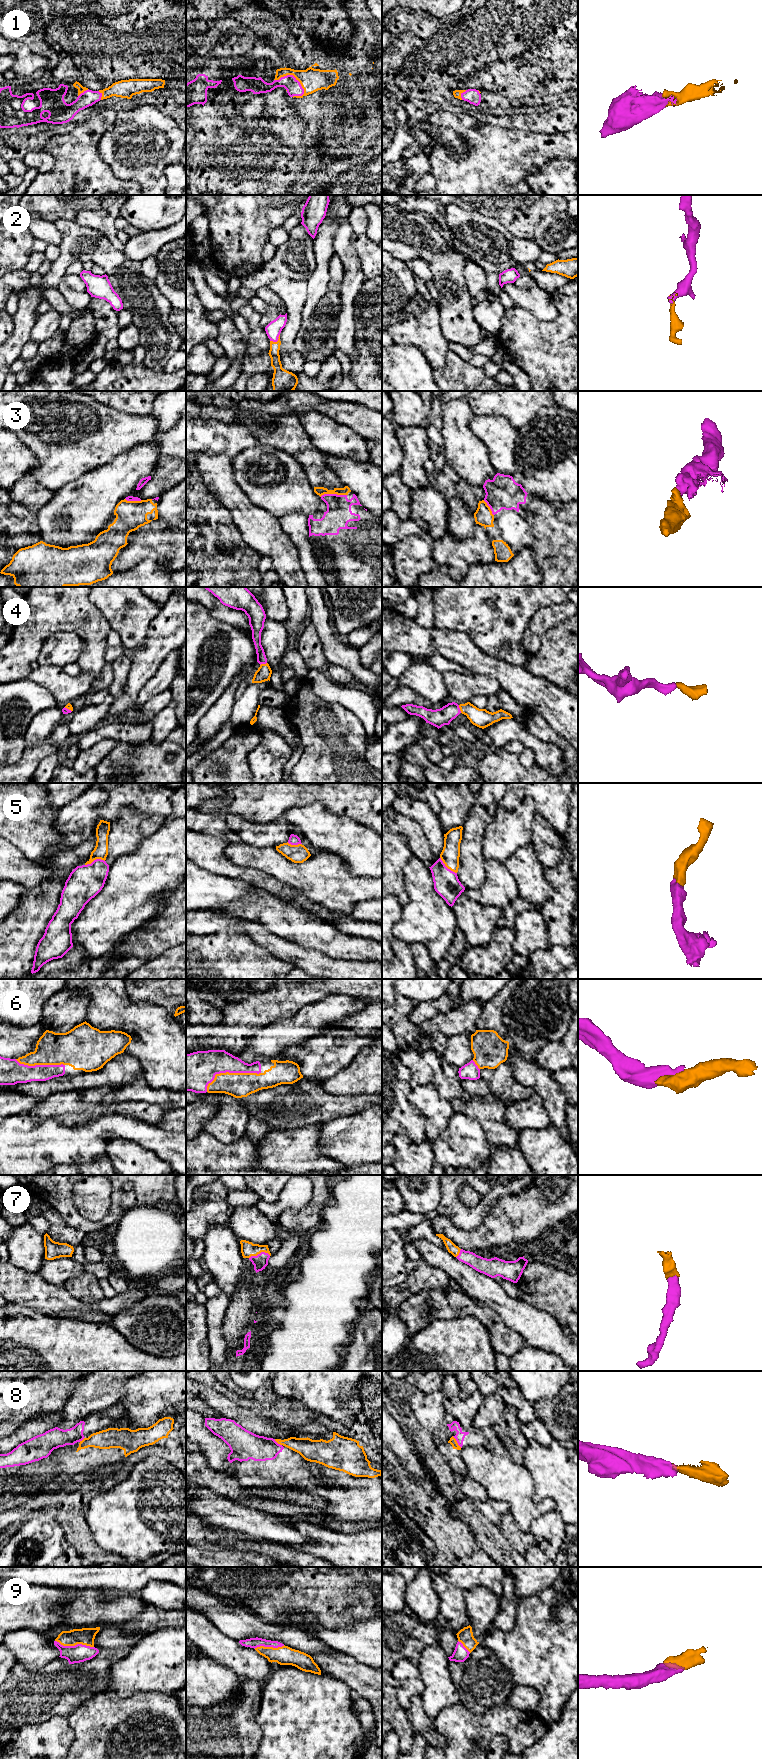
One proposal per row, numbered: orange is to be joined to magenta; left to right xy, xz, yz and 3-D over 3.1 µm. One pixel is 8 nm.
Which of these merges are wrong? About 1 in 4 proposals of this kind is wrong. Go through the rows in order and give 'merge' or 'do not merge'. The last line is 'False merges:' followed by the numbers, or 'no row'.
1: merge
2: merge
3: merge
4: merge
5: merge
6: merge
7: merge
8: do not merge
9: merge
False merges: 8

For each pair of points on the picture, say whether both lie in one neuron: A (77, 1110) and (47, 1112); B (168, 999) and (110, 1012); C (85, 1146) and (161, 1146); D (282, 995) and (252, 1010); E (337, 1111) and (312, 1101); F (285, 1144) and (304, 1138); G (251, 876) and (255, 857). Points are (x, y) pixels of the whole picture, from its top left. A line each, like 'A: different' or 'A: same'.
A: same
B: different
C: same
D: same
E: same
F: same
G: different

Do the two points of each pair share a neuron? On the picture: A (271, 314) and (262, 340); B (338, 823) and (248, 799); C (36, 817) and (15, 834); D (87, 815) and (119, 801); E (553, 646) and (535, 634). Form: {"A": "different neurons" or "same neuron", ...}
{"A": "different neurons", "B": "different neurons", "C": "same neuron", "D": "different neurons", "E": "different neurons"}

